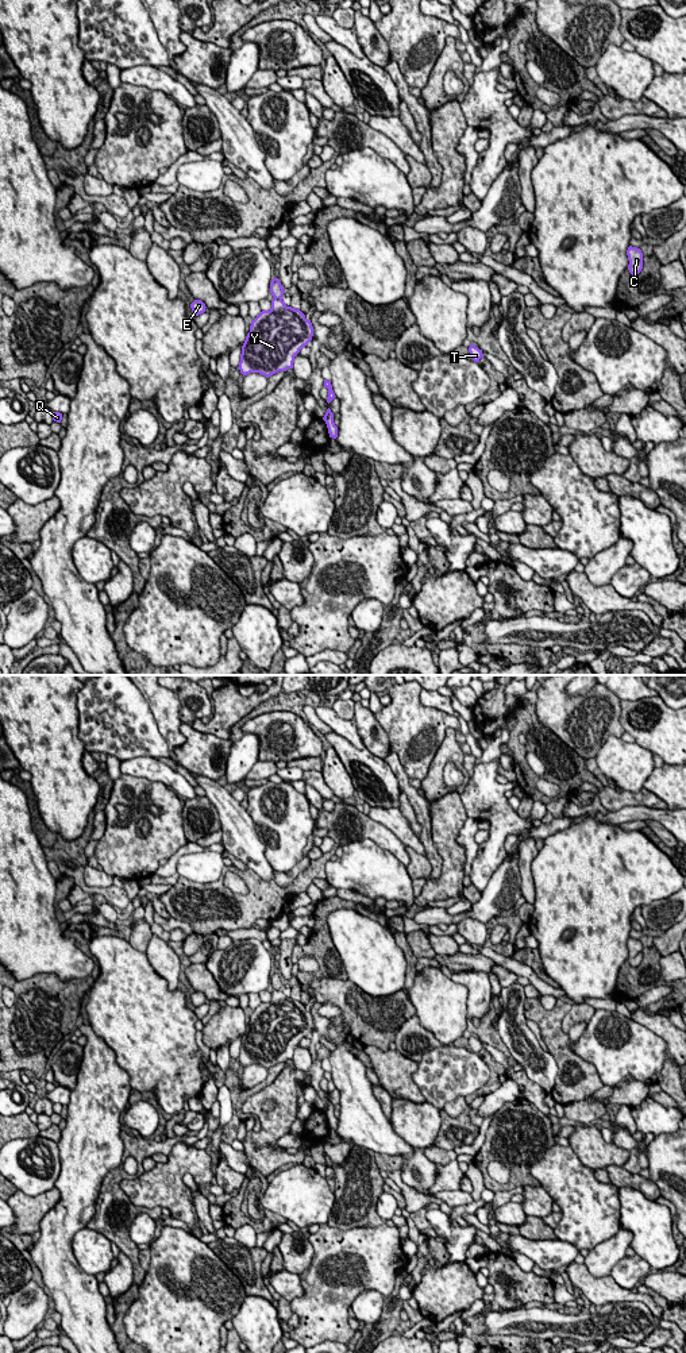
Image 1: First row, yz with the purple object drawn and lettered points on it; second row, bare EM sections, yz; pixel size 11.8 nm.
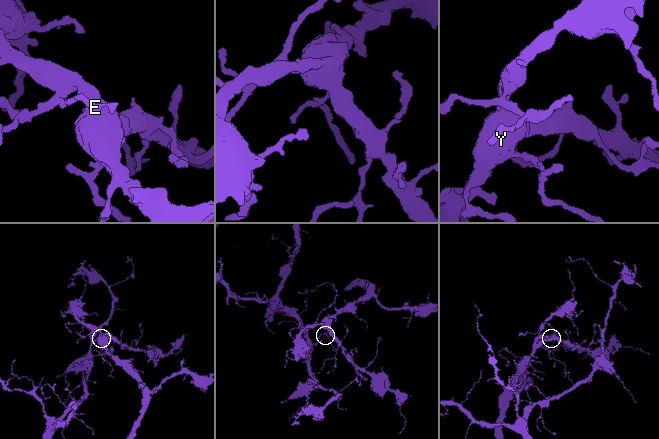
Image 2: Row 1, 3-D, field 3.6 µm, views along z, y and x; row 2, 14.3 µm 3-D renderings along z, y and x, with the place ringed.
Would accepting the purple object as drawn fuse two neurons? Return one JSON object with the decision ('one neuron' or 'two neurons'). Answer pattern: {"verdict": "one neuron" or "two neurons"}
{"verdict": "one neuron"}

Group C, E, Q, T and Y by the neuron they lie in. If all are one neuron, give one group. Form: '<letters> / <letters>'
C E Q T Y

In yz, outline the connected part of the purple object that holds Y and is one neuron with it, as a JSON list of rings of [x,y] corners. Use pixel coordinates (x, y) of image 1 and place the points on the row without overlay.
[[[278,970],[270,975],[271,999],[262,1002],[250,1017],[242,1037],[239,1061],[244,1067],[259,1064],[270,1068],[293,1060],[294,1048],[313,1028],[311,1011],[300,1001],[282,992],[284,979]]]

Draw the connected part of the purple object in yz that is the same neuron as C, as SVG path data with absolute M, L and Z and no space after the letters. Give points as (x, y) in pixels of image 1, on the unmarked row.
M629 937L627 941L627 947L628 947L628 961L632 967L637 967L641 960L643 960L643 944L640 940L637 938L632 938Z

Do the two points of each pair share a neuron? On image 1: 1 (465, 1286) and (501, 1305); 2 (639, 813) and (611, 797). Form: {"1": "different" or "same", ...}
{"1": "different", "2": "different"}

